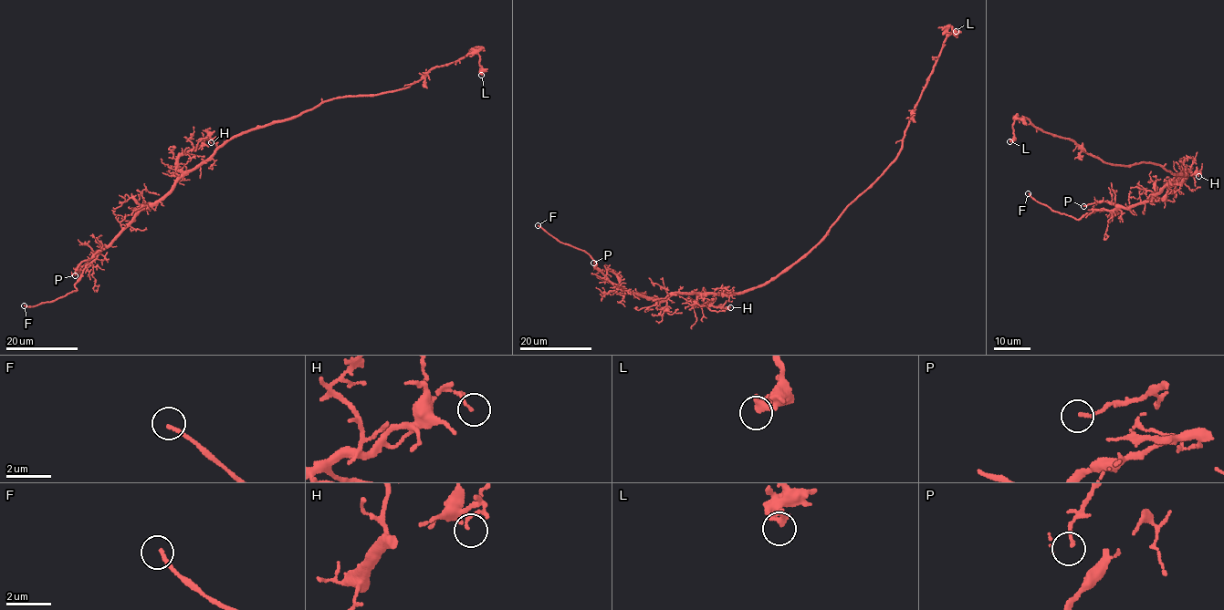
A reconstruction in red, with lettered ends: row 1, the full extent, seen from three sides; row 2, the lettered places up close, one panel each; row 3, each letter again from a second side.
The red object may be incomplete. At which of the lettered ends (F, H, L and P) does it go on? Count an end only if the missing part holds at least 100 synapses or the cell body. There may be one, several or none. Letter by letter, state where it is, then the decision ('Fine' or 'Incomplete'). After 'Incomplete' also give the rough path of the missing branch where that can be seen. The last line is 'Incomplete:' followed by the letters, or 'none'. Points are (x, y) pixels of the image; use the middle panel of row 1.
F: Place: (538, 225). Incomplete. Course of what is missing: (538, 225), (515, 225)
H: Place: (730, 307). Fine
L: Place: (956, 31). Fine
P: Place: (593, 263). Fine
Incomplete: F

